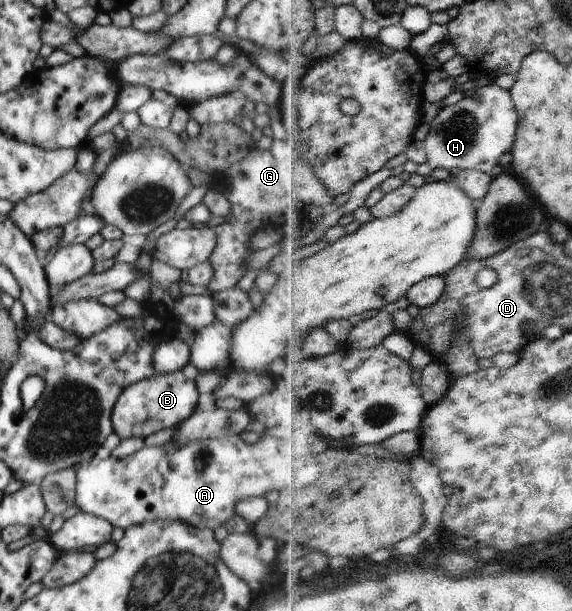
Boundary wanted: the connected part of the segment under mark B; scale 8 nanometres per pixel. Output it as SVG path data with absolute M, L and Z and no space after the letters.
M182 370L169 374L156 374L151 378L133 383L124 388L113 407L111 420L115 433L121 439L140 437L170 429L188 419L197 409L199 389L194 380L186 378Z

